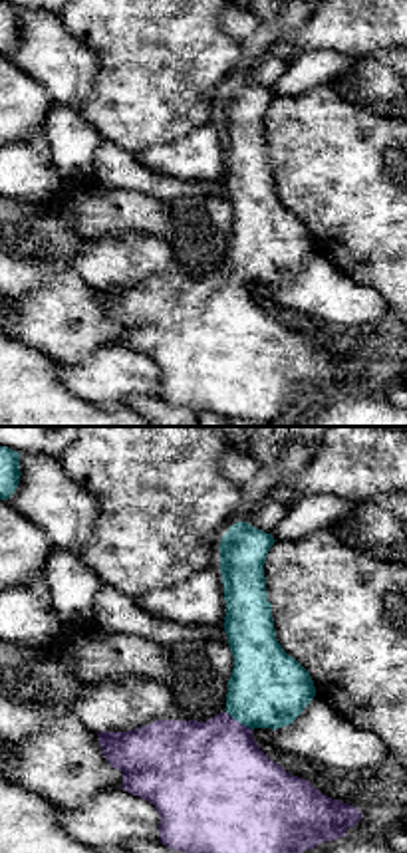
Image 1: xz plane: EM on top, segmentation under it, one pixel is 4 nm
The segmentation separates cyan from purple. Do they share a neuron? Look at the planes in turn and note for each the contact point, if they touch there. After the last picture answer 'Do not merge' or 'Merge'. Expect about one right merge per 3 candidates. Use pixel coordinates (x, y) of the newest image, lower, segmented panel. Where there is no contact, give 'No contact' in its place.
Touches cyan at (241, 723)

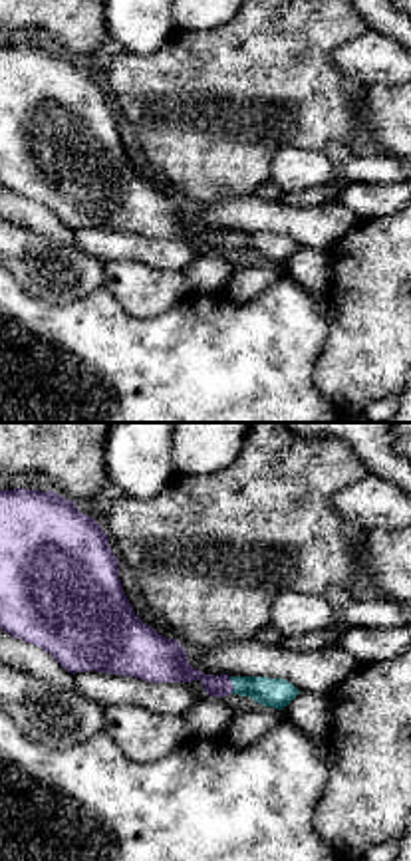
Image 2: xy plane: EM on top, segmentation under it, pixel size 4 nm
Touches cyan at (233, 683)

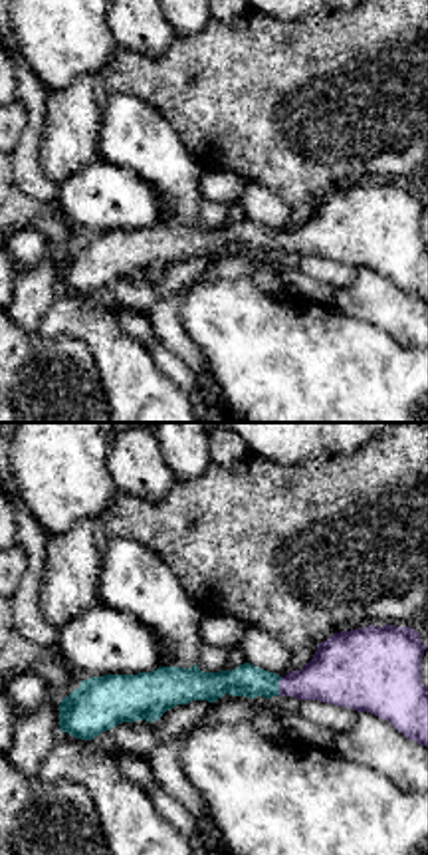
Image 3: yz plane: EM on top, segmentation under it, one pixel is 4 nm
Touches cyan at (278, 685)

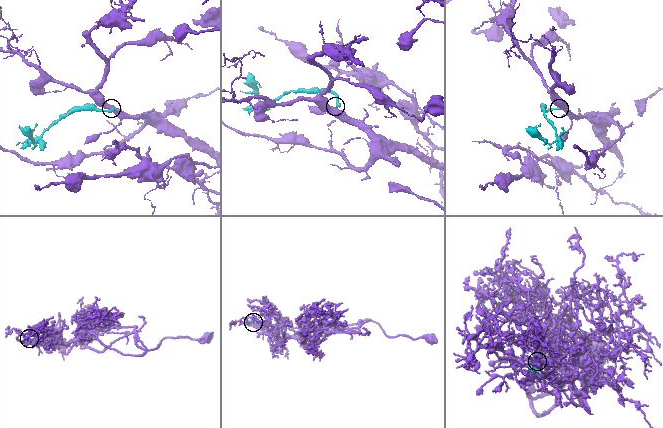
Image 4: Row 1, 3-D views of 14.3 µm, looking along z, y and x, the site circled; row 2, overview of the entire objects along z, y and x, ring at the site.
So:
Merge

